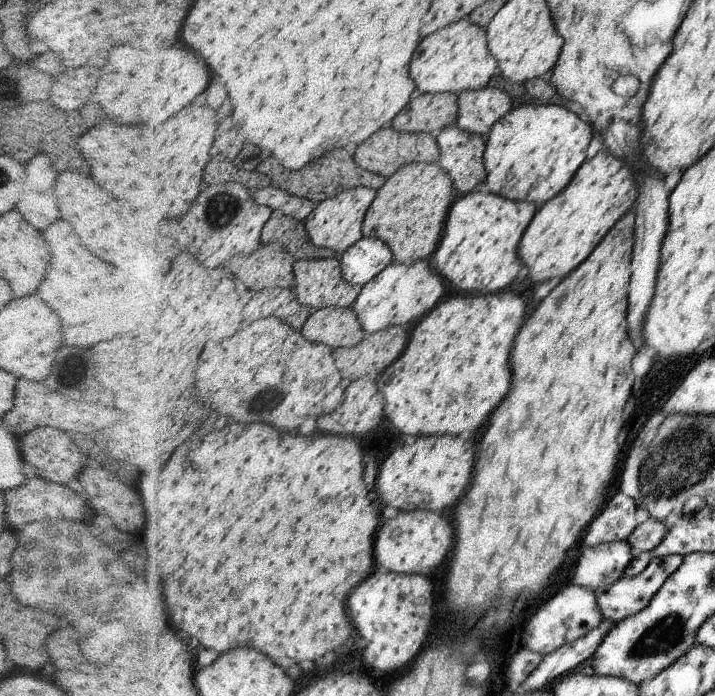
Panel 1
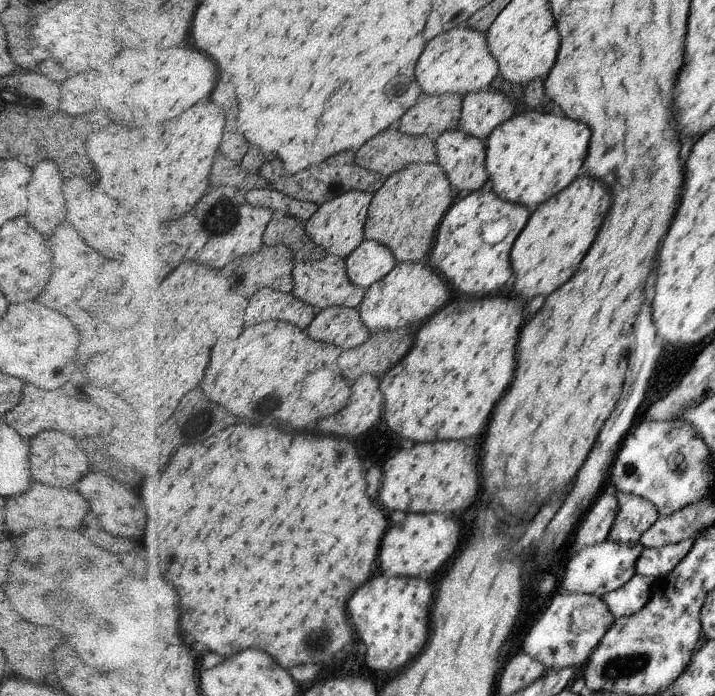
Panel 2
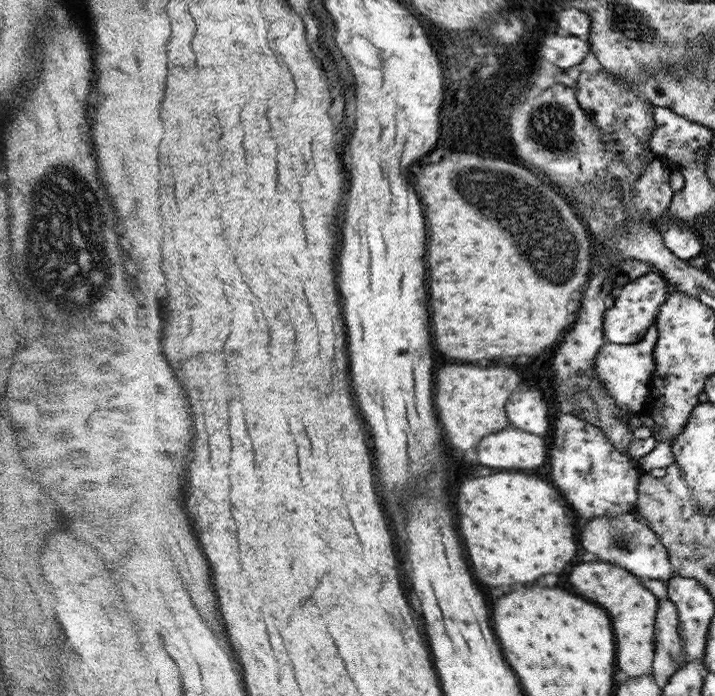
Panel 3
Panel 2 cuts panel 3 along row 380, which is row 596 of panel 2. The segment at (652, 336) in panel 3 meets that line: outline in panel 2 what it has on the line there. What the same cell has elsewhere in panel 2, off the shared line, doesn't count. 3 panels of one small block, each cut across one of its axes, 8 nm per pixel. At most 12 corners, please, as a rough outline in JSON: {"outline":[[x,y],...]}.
{"outline":[[636,573],[600,597],[615,618],[638,612],[657,592],[655,578]]}

